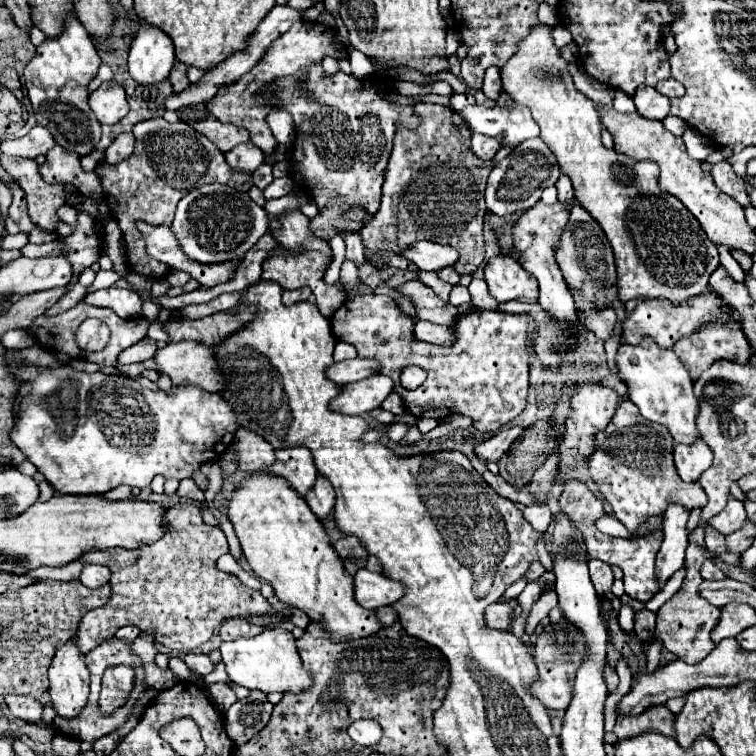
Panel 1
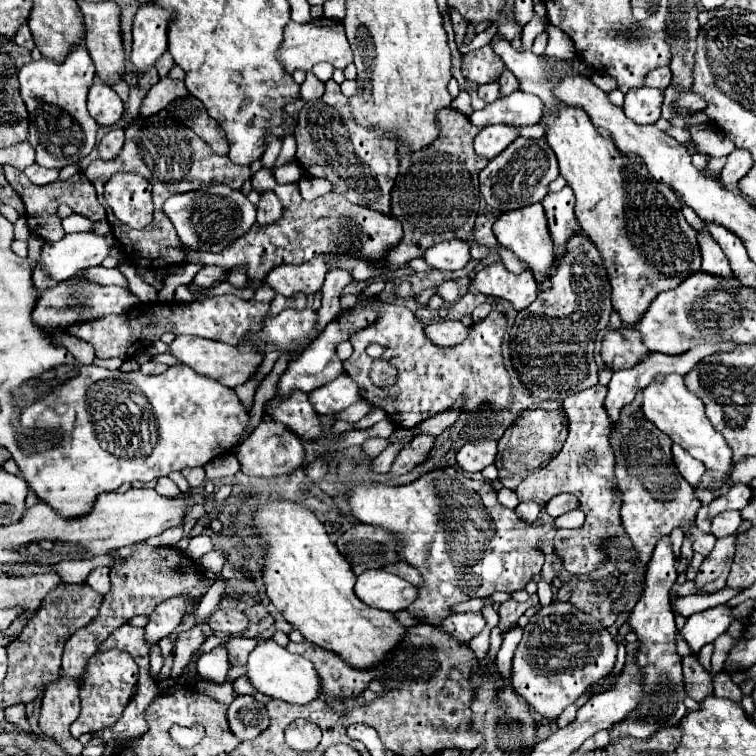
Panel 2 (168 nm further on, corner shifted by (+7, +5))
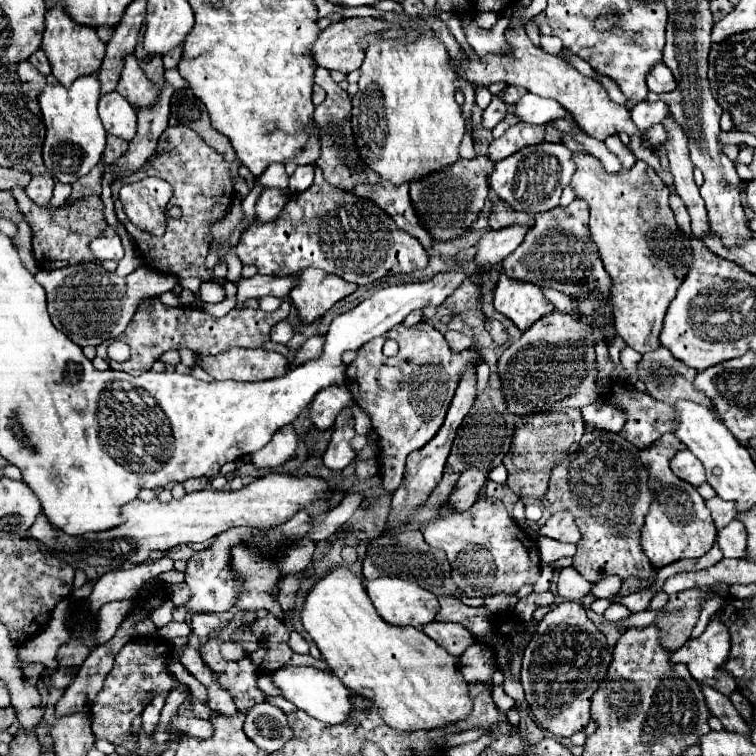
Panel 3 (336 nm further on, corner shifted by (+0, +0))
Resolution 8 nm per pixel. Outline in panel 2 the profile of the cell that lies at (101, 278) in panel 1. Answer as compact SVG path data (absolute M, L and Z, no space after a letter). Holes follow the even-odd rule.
M120 262L120 264L118 264L118 270L126 276L128 288L130 288L142 302L154 302L154 300L158 298L158 290L154 290L150 284L146 284L146 282L138 276L138 272L136 272L134 266L128 266L128 264Z

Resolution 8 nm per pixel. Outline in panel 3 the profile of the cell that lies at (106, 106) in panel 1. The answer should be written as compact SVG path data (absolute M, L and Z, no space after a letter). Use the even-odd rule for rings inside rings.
M117 91L105 93L99 101L99 117L109 135L131 141L137 131L137 111Z

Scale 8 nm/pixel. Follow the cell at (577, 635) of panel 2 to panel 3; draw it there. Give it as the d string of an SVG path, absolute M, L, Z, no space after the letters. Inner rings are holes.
M563 601L555 605L535 627L531 641L525 647L523 667L521 667L521 683L525 689L525 699L529 703L531 715L543 729L557 737L571 737L575 731L581 731L589 721L591 697L597 691L599 683L607 675L611 665L613 651L607 645L607 637L597 629L597 625L587 617L585 609L575 601Z

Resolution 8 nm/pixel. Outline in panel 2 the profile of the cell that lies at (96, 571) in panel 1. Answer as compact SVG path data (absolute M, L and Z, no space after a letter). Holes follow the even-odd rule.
M94 568L86 580L88 586L92 586L98 594L108 594L110 592L110 568Z

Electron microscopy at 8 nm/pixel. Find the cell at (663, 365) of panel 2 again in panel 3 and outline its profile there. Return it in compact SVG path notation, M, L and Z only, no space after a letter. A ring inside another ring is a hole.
M589 405L583 411L583 419L585 425L593 425L595 429L609 429L613 433L619 433L625 425L625 411L621 407L615 405L603 405L601 409Z

